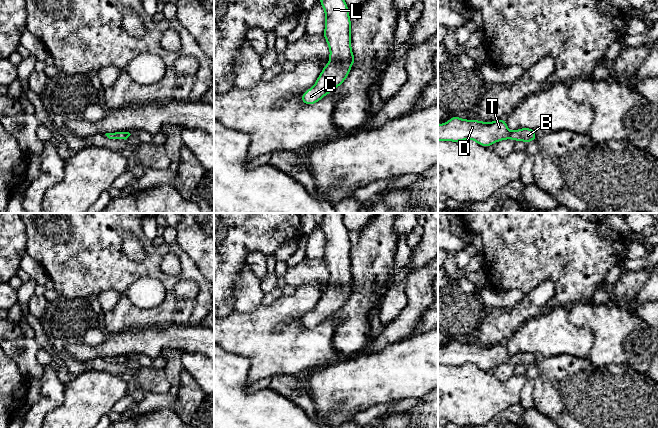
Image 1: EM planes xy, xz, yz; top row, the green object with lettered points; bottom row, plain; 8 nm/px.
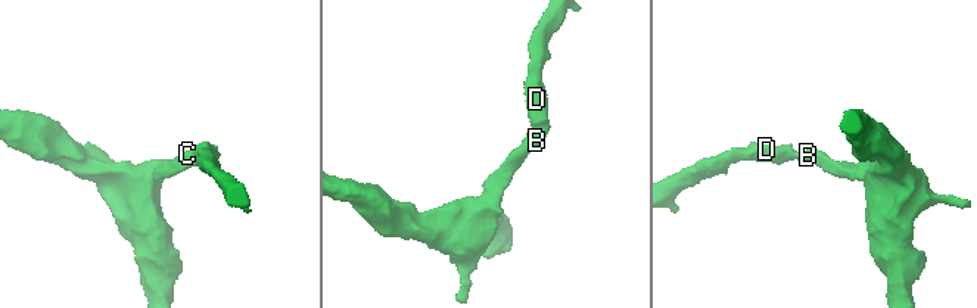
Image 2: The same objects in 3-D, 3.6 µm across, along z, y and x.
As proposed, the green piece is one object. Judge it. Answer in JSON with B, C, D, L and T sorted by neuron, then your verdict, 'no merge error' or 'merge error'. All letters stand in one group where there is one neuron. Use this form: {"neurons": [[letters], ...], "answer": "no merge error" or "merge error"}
{"neurons": [["B", "C", "D", "L", "T"]], "answer": "no merge error"}

